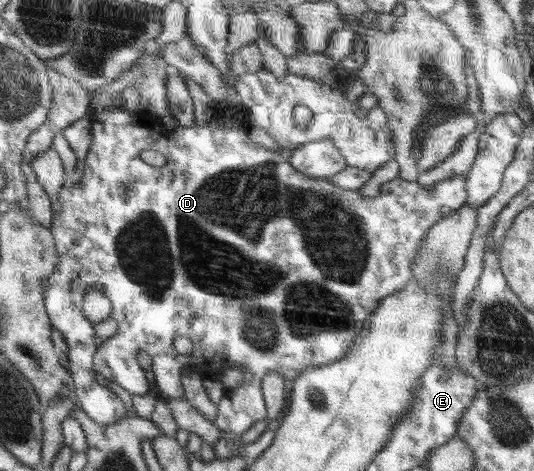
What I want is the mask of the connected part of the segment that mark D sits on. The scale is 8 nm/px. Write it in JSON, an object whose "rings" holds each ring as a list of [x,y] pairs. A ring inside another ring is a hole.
{"rings":[[[259,68],[259,71],[253,72],[253,74],[238,75],[238,81],[234,84],[234,88],[236,89],[236,93],[238,94],[240,102],[244,107],[246,125],[254,126],[255,128],[262,128],[265,132],[267,132],[267,134],[269,134],[272,140],[274,140],[278,144],[278,146],[280,146],[280,148],[283,148],[283,152],[275,151],[273,149],[268,150],[268,148],[260,147],[259,144],[254,143],[248,137],[246,133],[246,127],[241,127],[240,121],[234,120],[234,114],[231,114],[231,110],[229,110],[229,104],[226,99],[215,102],[213,107],[213,116],[211,116],[211,120],[209,120],[209,122],[205,126],[193,124],[189,127],[177,126],[177,128],[172,130],[165,126],[165,123],[161,120],[161,118],[159,118],[157,114],[142,109],[140,106],[140,99],[139,108],[137,108],[137,110],[122,110],[117,104],[114,108],[108,108],[107,110],[102,110],[101,112],[91,110],[88,113],[88,116],[90,119],[90,123],[92,124],[92,143],[91,147],[89,147],[89,150],[87,151],[86,157],[84,158],[83,176],[75,184],[65,185],[63,188],[61,188],[61,190],[59,190],[58,199],[60,202],[60,212],[57,212],[57,214],[59,214],[58,220],[57,216],[56,218],[53,218],[52,226],[48,227],[50,233],[54,236],[56,242],[56,249],[58,250],[59,255],[58,266],[55,267],[55,270],[53,270],[53,274],[49,274],[49,279],[45,279],[45,287],[43,287],[43,304],[46,306],[46,312],[49,317],[50,323],[52,324],[52,329],[57,329],[57,331],[59,331],[59,333],[63,335],[63,339],[65,339],[67,344],[69,344],[69,342],[71,342],[71,336],[69,336],[71,332],[75,332],[75,330],[79,330],[79,332],[83,330],[83,332],[85,332],[85,328],[94,328],[94,325],[91,324],[91,321],[87,320],[87,318],[85,318],[85,315],[83,315],[82,302],[86,290],[91,288],[92,285],[97,285],[103,289],[104,294],[107,296],[107,298],[109,298],[109,300],[111,300],[111,317],[116,324],[115,336],[112,336],[111,338],[108,338],[106,341],[104,341],[103,344],[101,344],[101,346],[96,349],[95,354],[92,358],[94,370],[98,372],[98,374],[102,374],[106,378],[107,382],[115,382],[115,384],[119,384],[121,388],[125,388],[125,390],[128,390],[128,392],[131,394],[145,395],[147,392],[149,392],[148,382],[146,381],[146,370],[140,365],[139,361],[139,355],[145,353],[152,358],[152,371],[154,372],[155,384],[151,386],[151,394],[153,396],[160,396],[160,400],[163,399],[165,401],[168,401],[177,400],[182,397],[181,386],[179,384],[179,370],[181,370],[181,368],[183,367],[188,367],[189,365],[194,364],[198,367],[208,368],[208,370],[211,370],[211,372],[218,372],[220,374],[230,368],[239,368],[239,370],[241,370],[245,374],[244,381],[239,384],[238,388],[224,391],[223,398],[221,398],[221,400],[219,400],[219,404],[216,405],[217,417],[213,421],[213,424],[217,425],[217,428],[220,429],[220,432],[229,432],[229,434],[235,434],[235,436],[238,436],[237,438],[239,438],[245,431],[249,430],[256,422],[259,422],[260,420],[266,418],[266,405],[262,396],[262,380],[264,375],[268,373],[268,370],[274,370],[275,372],[278,372],[284,379],[291,379],[293,381],[299,376],[299,374],[301,374],[306,368],[309,368],[310,366],[323,366],[324,364],[335,362],[336,360],[339,360],[340,358],[343,358],[346,354],[348,354],[350,348],[353,346],[355,338],[357,338],[357,336],[359,336],[359,333],[361,333],[361,330],[363,330],[363,323],[365,322],[365,319],[369,315],[371,315],[375,311],[375,309],[377,309],[379,302],[383,298],[393,295],[395,292],[401,291],[408,283],[411,282],[411,280],[413,280],[413,265],[415,265],[416,256],[418,256],[418,252],[420,252],[420,244],[422,244],[422,240],[424,240],[424,238],[426,237],[427,232],[430,232],[430,228],[435,223],[438,223],[442,218],[446,218],[452,212],[455,212],[455,209],[463,206],[467,198],[466,174],[457,175],[453,178],[442,180],[441,182],[438,182],[437,184],[434,184],[432,187],[429,188],[423,188],[417,182],[409,182],[408,180],[397,178],[390,180],[389,183],[382,184],[382,187],[379,189],[379,194],[372,197],[362,195],[359,189],[343,189],[342,187],[335,185],[331,182],[330,179],[326,179],[325,177],[315,178],[315,176],[302,175],[299,171],[296,171],[295,168],[292,167],[292,164],[288,162],[288,154],[290,154],[293,150],[297,150],[300,145],[325,138],[330,138],[335,141],[335,148],[338,148],[341,156],[343,156],[344,160],[346,160],[346,163],[349,166],[355,166],[355,168],[367,170],[371,174],[383,163],[386,163],[388,160],[394,158],[396,150],[394,149],[394,143],[392,142],[391,127],[387,122],[387,115],[385,114],[385,111],[378,104],[375,105],[373,108],[364,109],[359,103],[353,103],[353,90],[347,90],[347,88],[345,88],[345,85],[347,86],[347,83],[363,83],[352,77],[353,74],[354,72],[351,72],[350,78],[339,80],[337,82],[337,86],[335,87],[319,86],[319,81],[307,78],[305,76],[302,77],[293,73],[287,73],[284,77],[279,78],[275,76],[275,73],[271,73],[269,72],[269,70],[265,70],[265,68]],[[299,104],[307,106],[307,108],[310,108],[313,112],[313,117],[311,117],[308,126],[305,126],[305,128],[299,128],[299,126],[297,126],[297,124],[295,123],[295,119],[293,118],[293,108],[295,108],[295,106]],[[143,150],[155,150],[155,152],[161,152],[161,154],[163,154],[166,158],[166,165],[161,167],[155,167],[145,163],[141,159],[141,152],[143,152]],[[178,336],[186,337],[193,343],[194,348],[190,355],[179,354],[177,353],[177,351],[175,351],[173,347],[173,341]]]}

